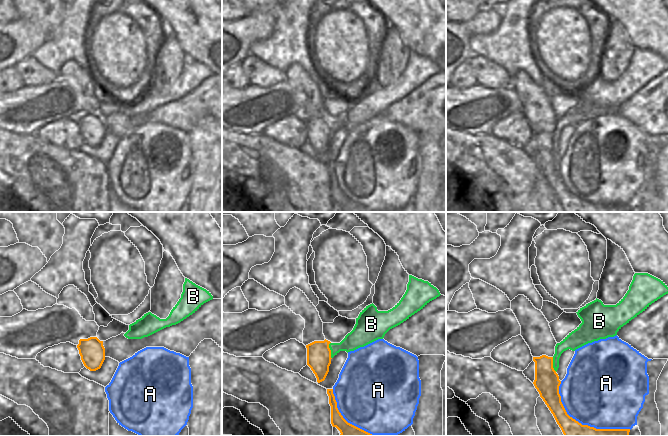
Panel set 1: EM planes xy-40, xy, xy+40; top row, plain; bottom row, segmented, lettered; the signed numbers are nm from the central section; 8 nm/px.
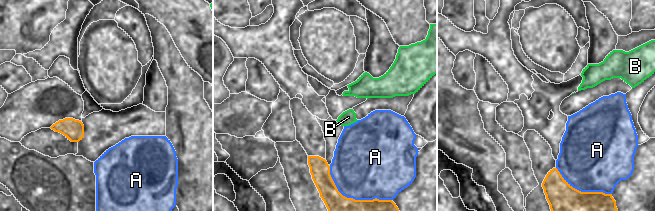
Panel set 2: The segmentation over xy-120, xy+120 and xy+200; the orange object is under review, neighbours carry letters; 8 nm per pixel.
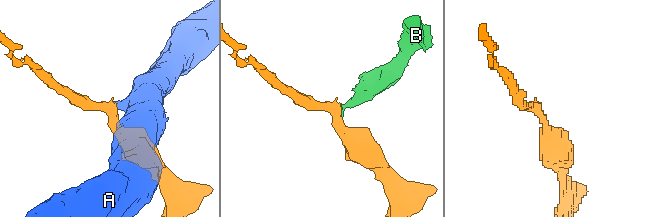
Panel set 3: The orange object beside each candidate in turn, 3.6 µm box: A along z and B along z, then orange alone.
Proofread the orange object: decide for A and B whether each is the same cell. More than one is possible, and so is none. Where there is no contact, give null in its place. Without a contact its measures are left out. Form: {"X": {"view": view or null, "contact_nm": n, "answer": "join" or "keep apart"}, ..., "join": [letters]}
{"A": {"view": "xy+40", "contact_nm": 700, "answer": "keep apart"}, "B": {"view": "xy", "contact_nm": 140, "answer": "keep apart"}, "join": []}

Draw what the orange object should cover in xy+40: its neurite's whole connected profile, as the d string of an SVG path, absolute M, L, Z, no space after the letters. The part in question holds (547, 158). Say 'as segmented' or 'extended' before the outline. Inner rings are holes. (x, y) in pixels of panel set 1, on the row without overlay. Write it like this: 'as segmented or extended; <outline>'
as segmented; M542 131L533 133L535 138L535 164L540 170L564 212L629 212L630 205L596 205L588 201L582 201L570 193L559 170L561 157L553 144L553 133Z

